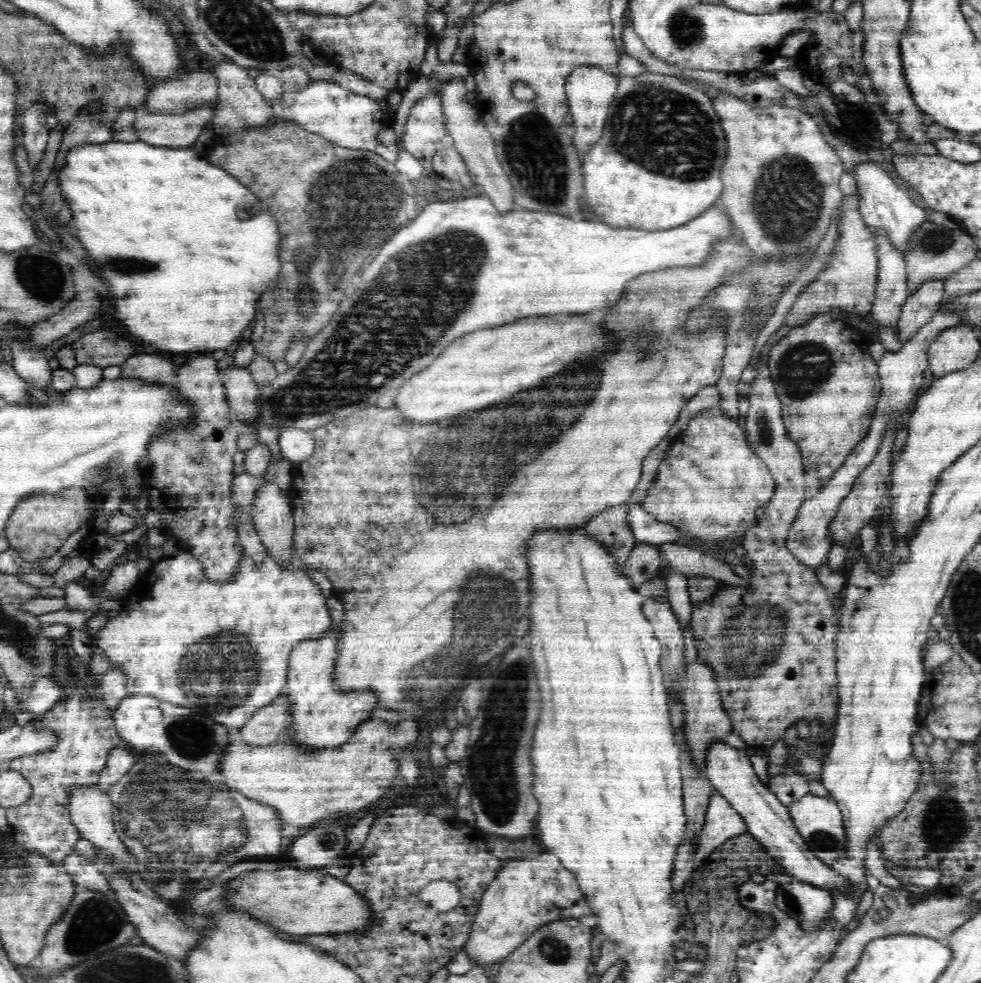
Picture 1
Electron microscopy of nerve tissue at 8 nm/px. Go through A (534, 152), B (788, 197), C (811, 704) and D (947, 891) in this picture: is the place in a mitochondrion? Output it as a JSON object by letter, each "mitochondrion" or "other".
{"A":"mitochondrion","B":"mitochondrion","C":"other","D":"other"}

